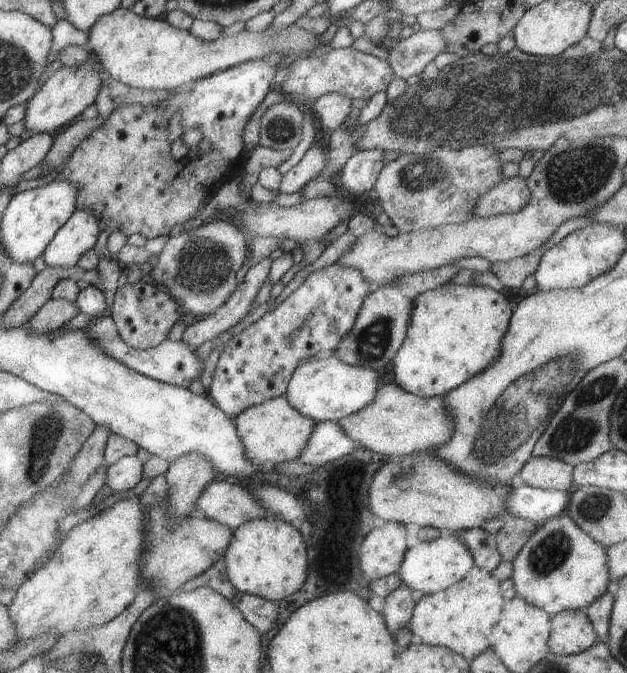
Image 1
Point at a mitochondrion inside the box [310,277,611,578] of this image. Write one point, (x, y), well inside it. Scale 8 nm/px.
(500, 432)

